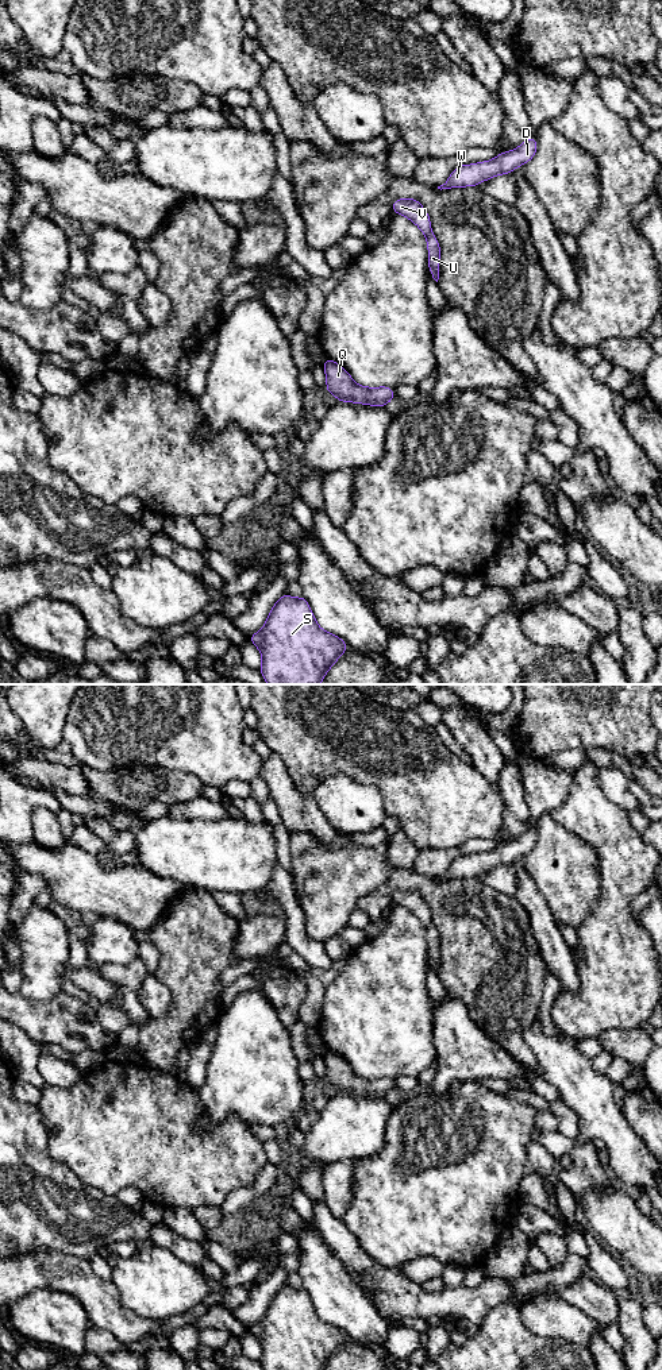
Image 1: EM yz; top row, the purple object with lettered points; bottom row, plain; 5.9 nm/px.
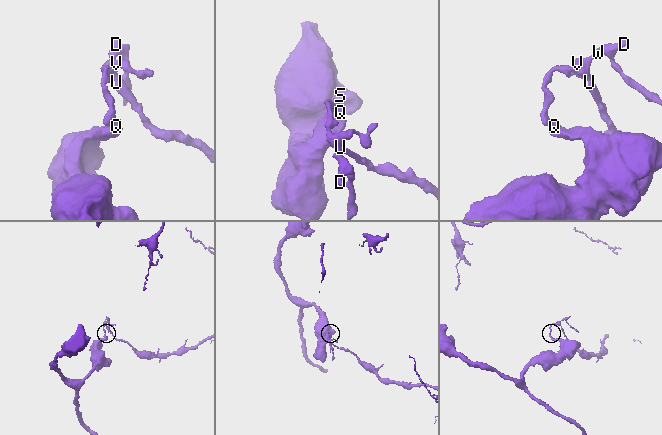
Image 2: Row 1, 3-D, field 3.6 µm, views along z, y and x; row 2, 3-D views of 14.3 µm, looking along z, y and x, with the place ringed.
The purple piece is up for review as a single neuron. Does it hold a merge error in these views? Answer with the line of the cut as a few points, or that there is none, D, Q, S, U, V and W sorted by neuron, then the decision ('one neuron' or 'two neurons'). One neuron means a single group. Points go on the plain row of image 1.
cut in yz along (326, 1049), (324, 1053); D U V W / Q S; two neurons

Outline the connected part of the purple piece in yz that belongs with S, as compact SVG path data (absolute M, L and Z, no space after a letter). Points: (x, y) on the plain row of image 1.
M281 1286L263 1319L247 1328L261 1343L265 1370L324 1370L349 1340L335 1325L319 1319L308 1292Z

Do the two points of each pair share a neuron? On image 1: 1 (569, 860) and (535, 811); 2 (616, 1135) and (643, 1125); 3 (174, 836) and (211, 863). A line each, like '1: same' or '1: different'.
1: different
2: different
3: same

